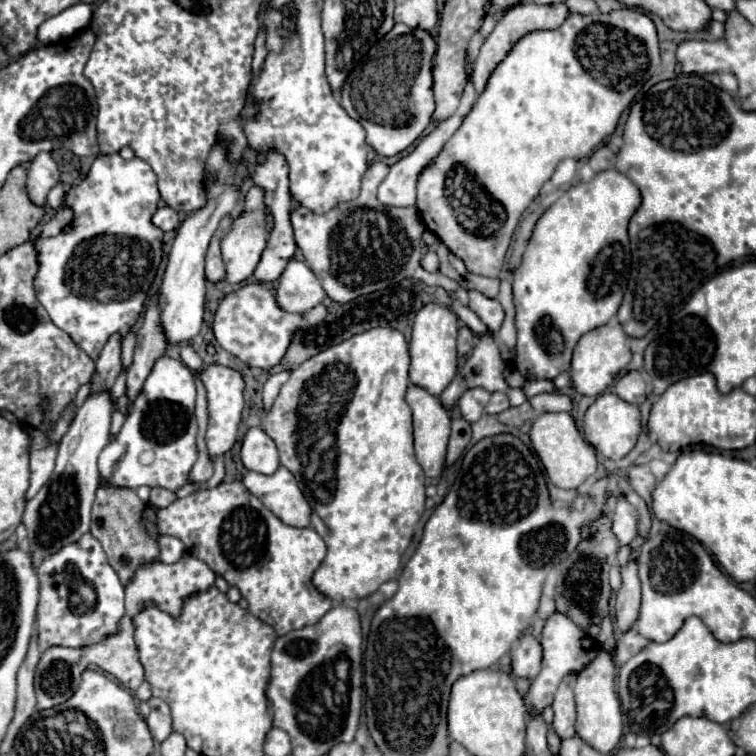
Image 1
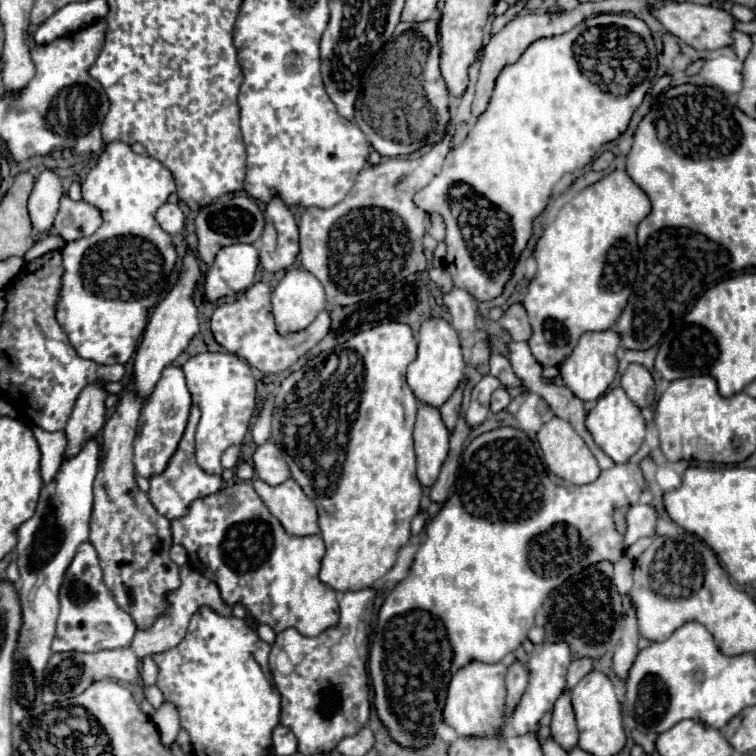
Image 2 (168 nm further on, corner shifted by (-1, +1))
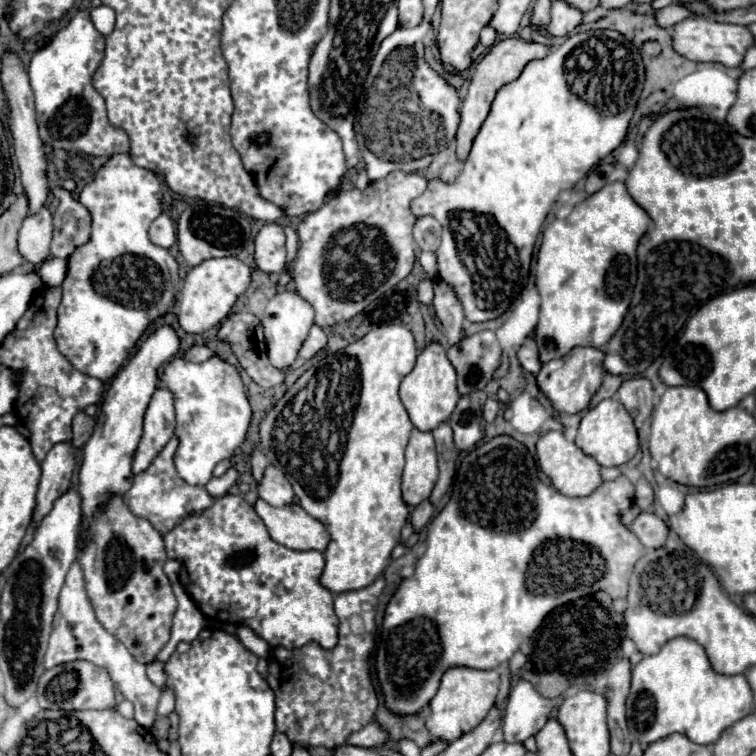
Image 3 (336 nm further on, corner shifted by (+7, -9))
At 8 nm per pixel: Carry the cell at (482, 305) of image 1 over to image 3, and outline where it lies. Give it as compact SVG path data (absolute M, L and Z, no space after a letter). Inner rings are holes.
M526 338L524 344L518 348L518 360L522 364L522 368L528 372L528 374L538 374L540 372L540 360L538 360L538 348L536 348L536 342L534 338Z

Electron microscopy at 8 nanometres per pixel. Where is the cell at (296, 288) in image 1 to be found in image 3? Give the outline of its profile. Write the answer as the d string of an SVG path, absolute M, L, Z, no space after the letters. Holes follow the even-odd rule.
M282 290L274 298L270 298L264 316L262 316L262 326L264 326L264 336L266 336L266 346L268 346L268 358L272 366L280 370L288 370L292 362L296 360L296 354L302 346L302 342L308 336L310 326L314 324L314 312L312 306L292 290Z

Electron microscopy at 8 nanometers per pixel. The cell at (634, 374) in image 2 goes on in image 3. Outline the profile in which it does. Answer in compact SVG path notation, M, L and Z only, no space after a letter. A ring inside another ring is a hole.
M642 376L628 378L618 388L616 398L630 412L630 416L634 418L636 428L642 428L644 420L650 416L650 412L654 408L654 390L652 390L652 384L646 378L642 378Z

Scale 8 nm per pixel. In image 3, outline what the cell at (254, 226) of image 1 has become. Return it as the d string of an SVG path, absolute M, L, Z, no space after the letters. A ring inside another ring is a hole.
M210 258L194 266L186 278L178 298L178 320L186 332L198 334L218 326L232 310L236 300L250 286L250 268L238 258Z

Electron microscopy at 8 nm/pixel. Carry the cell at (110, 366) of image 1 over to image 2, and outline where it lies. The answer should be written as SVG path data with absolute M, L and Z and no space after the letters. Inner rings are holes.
M88 386L84 394L76 400L74 412L64 428L66 432L66 450L64 458L74 458L88 440L92 440L104 426L104 398L108 396L100 386Z

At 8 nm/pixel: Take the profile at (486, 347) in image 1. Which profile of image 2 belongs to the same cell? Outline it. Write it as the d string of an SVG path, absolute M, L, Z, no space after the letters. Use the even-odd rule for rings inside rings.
M462 380L462 384L458 386L458 390L454 392L454 396L440 408L440 414L442 414L442 420L446 424L446 428L452 432L454 426L456 426L456 420L460 418L460 398L462 398L462 390L464 390L464 384L466 380Z

